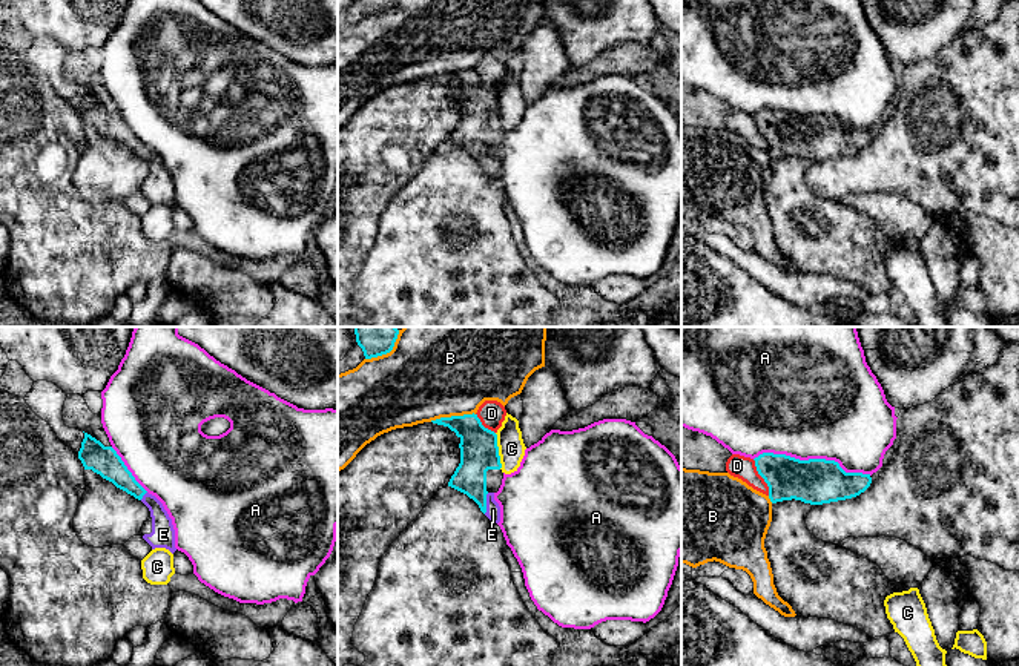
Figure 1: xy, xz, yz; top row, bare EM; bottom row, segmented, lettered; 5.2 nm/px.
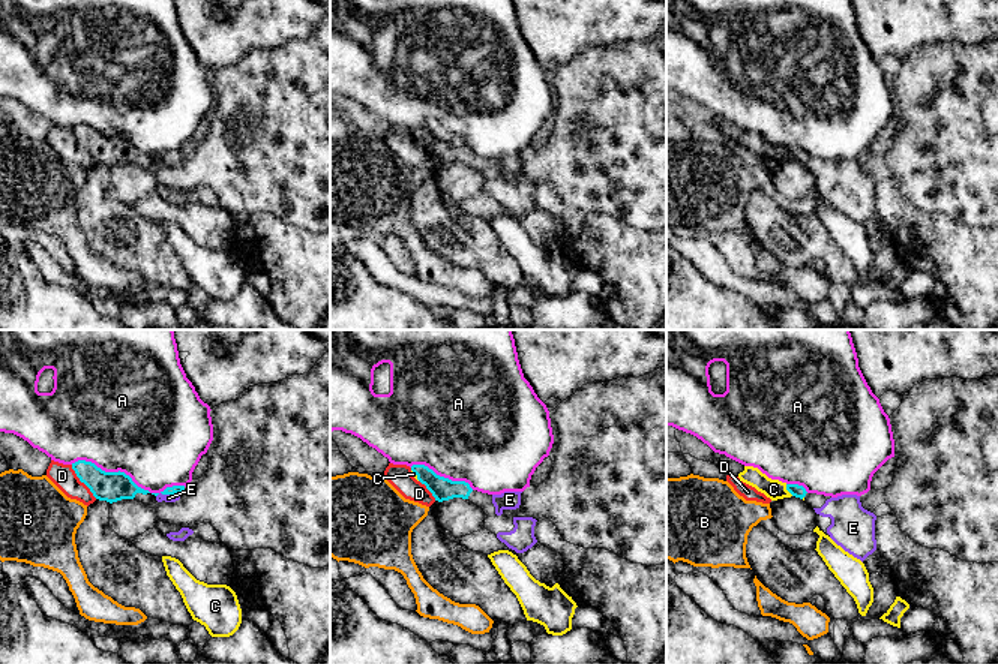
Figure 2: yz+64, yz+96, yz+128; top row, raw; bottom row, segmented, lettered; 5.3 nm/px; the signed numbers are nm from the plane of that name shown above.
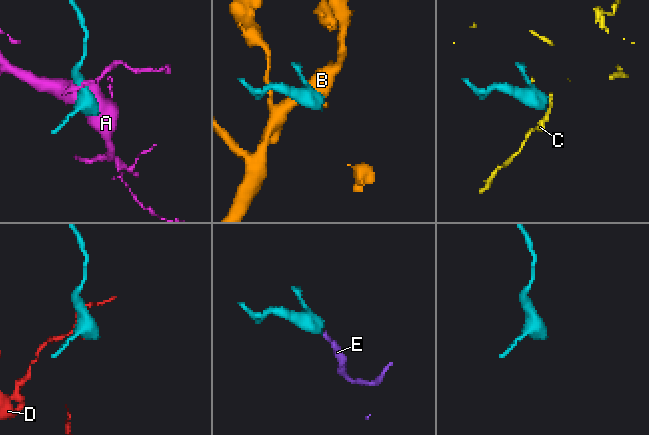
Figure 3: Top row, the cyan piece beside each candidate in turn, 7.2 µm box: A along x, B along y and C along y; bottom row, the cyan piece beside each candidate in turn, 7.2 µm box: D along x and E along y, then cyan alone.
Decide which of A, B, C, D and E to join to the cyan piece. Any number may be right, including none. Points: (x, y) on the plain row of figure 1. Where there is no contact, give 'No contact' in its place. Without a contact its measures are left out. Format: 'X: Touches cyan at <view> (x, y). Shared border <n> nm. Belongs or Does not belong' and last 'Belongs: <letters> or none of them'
A: Touches cyan at yz (812, 115). Shared border 600 nm. Does not belong
B: Touches cyan at xz (451, 72). Shared border 240 nm. Does not belong
C: Touches cyan at xz (497, 108). Shared border 190 nm. Does not belong
D: Touches cyan at yz (761, 132). Shared border 220 nm. Does not belong
E: Touches cyan at xz (485, 160). Shared border 110 nm. Belongs
Belongs: E

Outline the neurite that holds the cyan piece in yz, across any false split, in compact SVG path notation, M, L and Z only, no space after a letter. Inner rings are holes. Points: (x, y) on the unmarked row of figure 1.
M763 109L754 117L758 130L769 143L769 155L772 160L795 155L810 161L823 161L856 153L872 140L870 130L846 129L835 117L800 117L786 110L773 109Z

